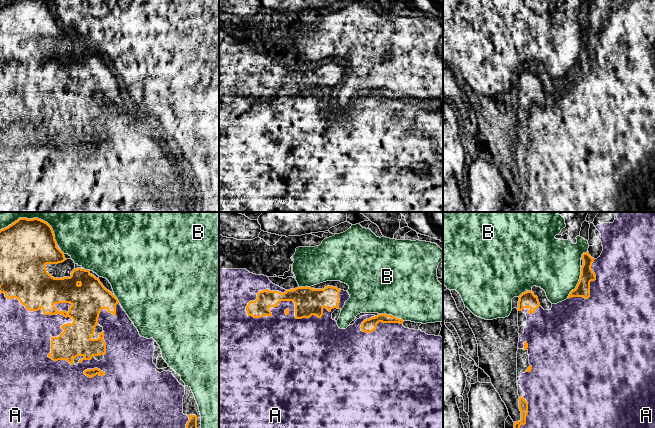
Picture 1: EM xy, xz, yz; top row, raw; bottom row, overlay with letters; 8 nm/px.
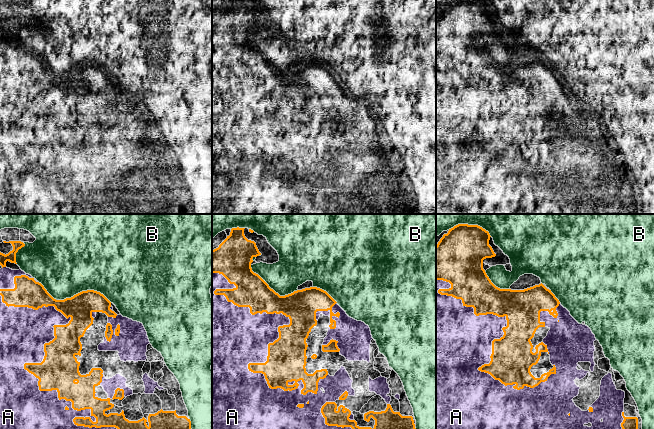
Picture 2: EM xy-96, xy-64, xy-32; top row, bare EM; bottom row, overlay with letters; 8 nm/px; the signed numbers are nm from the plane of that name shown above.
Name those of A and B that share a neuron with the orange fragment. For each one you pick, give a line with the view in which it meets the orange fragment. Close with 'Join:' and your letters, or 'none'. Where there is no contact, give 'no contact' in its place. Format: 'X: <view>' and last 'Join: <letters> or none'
A: xz
Join: A

